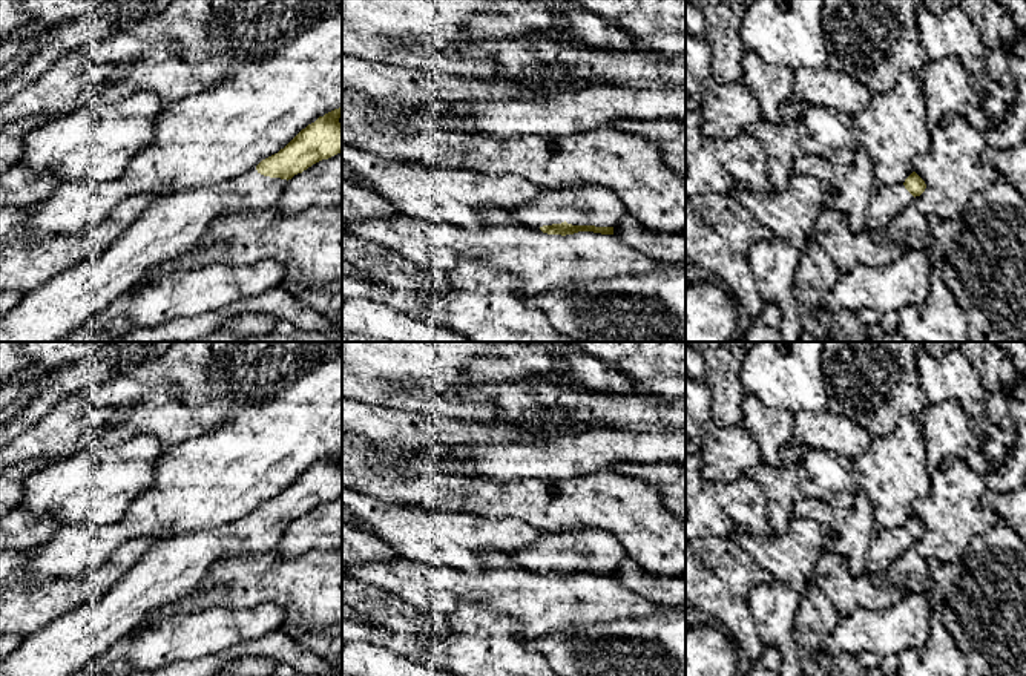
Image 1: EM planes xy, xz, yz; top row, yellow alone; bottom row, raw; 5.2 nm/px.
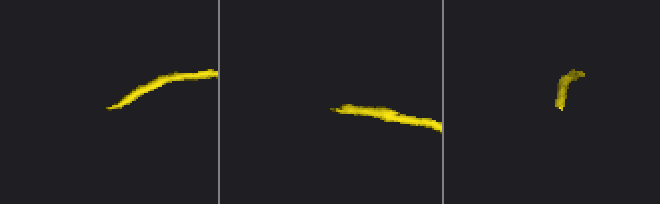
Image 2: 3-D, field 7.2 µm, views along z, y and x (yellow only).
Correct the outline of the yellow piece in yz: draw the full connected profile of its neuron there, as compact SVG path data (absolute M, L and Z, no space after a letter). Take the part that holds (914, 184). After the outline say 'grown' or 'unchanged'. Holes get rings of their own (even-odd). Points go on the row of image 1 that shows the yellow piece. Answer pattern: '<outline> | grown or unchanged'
M916 172L905 179L903 185L914 198L920 196L926 189L925 181Z | unchanged

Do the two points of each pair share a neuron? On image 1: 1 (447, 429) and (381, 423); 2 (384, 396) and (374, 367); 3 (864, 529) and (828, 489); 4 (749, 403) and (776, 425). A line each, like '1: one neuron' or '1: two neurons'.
1: one neuron
2: one neuron
3: two neurons
4: one neuron

